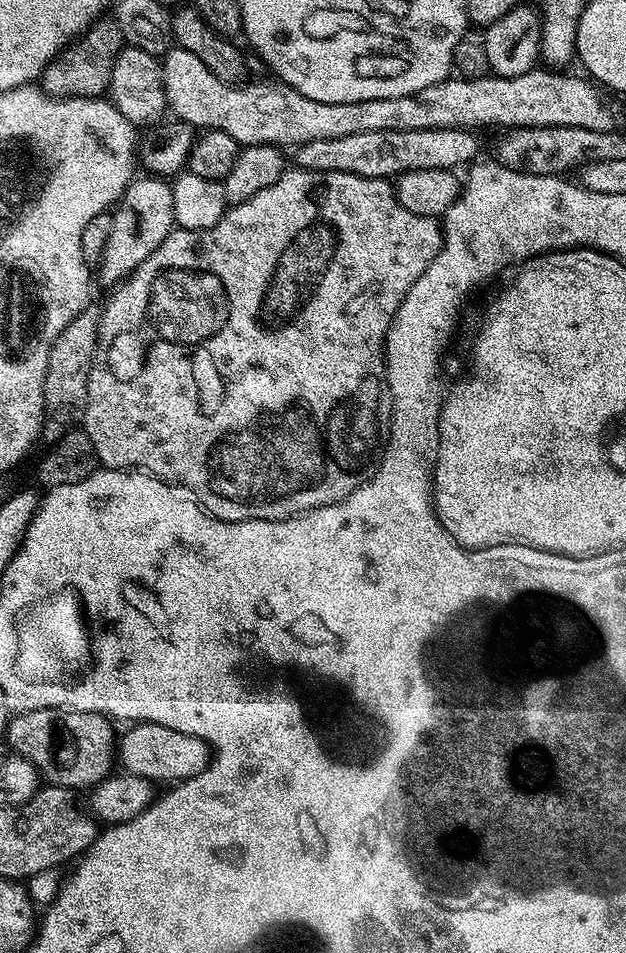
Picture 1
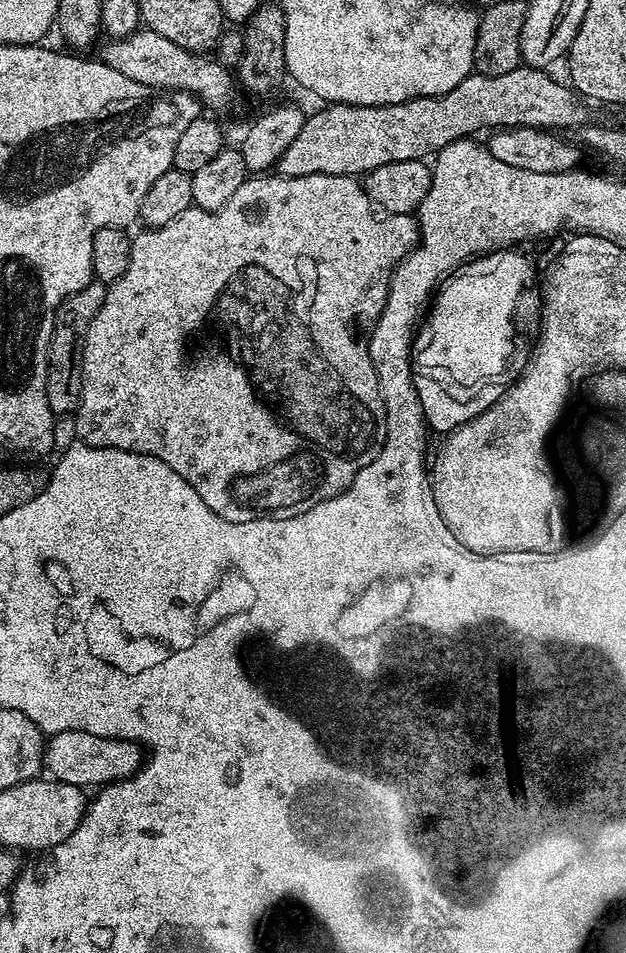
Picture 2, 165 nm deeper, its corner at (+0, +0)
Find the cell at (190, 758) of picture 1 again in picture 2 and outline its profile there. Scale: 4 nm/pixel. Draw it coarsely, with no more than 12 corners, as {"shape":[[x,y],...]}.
{"shape":[[65,728],[47,741],[46,772],[88,790],[140,771],[135,740]]}

